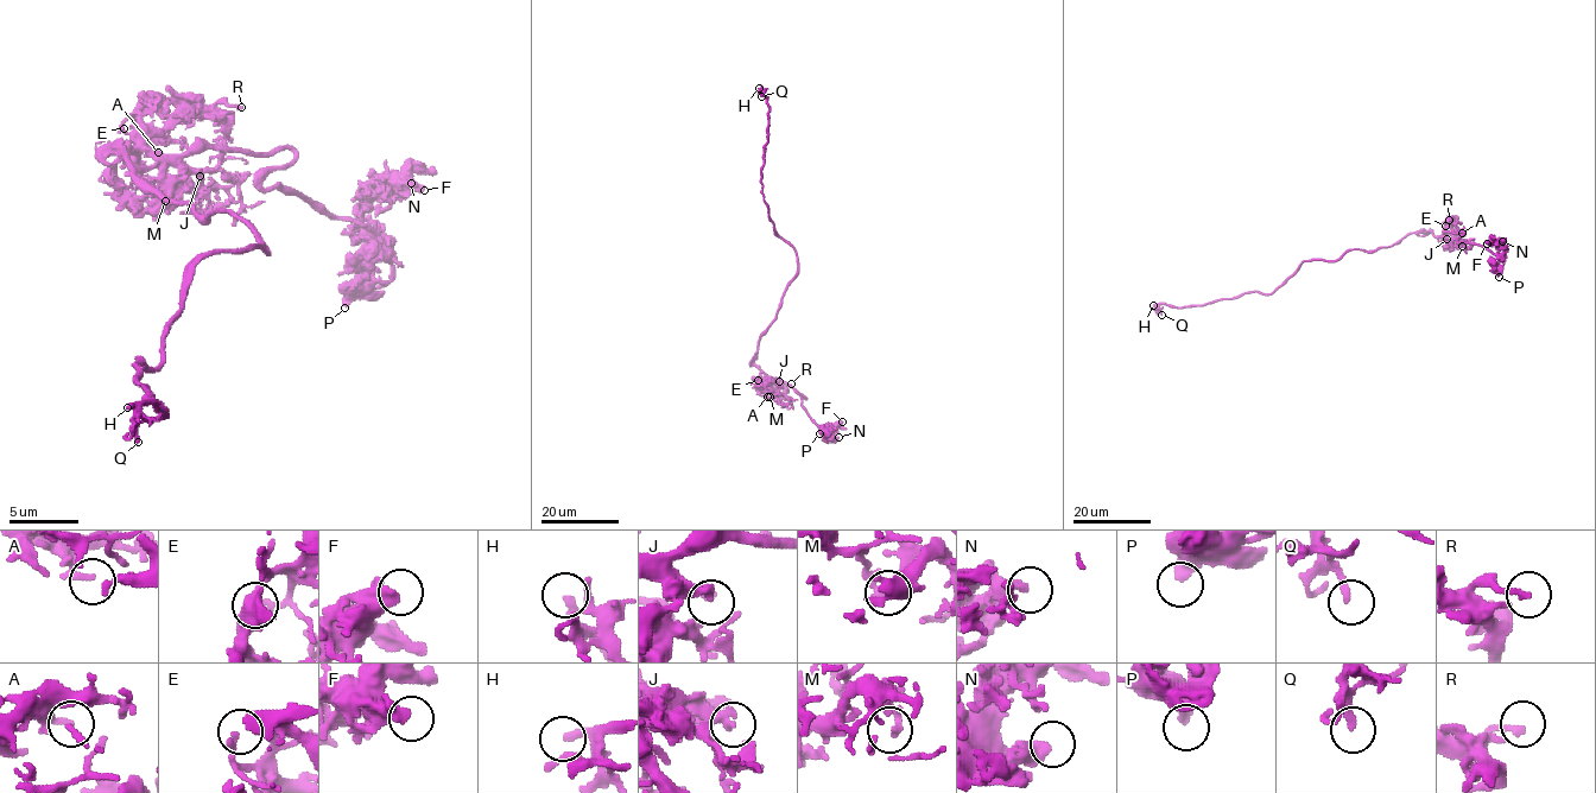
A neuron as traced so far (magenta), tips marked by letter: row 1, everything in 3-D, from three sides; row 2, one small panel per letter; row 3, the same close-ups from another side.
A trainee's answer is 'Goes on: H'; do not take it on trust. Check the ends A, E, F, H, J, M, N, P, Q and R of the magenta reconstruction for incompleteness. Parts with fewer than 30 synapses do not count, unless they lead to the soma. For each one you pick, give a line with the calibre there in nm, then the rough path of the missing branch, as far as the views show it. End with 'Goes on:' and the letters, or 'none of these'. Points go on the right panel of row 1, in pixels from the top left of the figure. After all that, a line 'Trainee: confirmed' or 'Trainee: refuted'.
H: calibre 300 nm
Goes on: H
Trainee: confirmed

